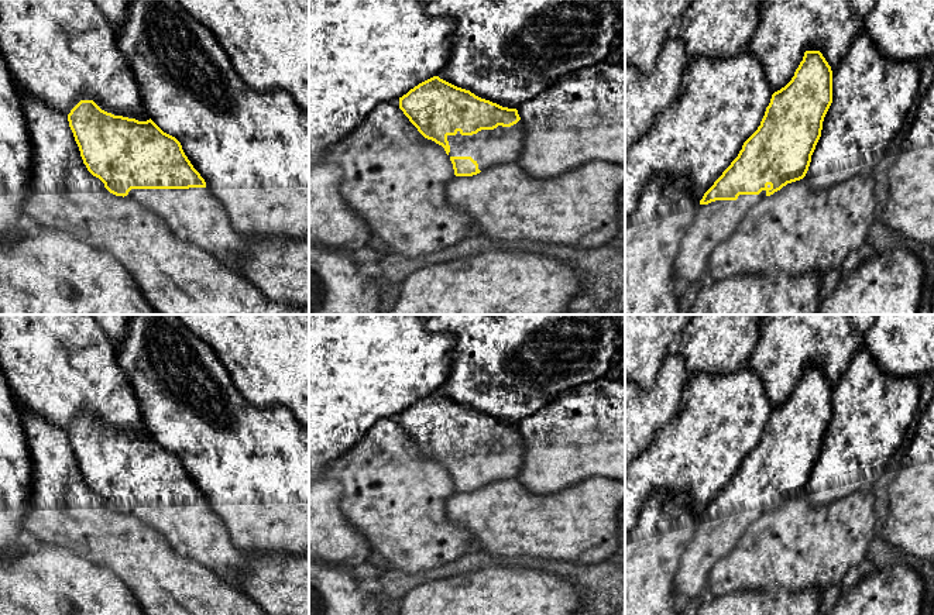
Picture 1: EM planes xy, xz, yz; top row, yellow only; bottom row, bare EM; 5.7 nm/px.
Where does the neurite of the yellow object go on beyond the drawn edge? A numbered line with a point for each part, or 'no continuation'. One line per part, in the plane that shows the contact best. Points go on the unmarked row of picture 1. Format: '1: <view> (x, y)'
1: xz (502, 460)

